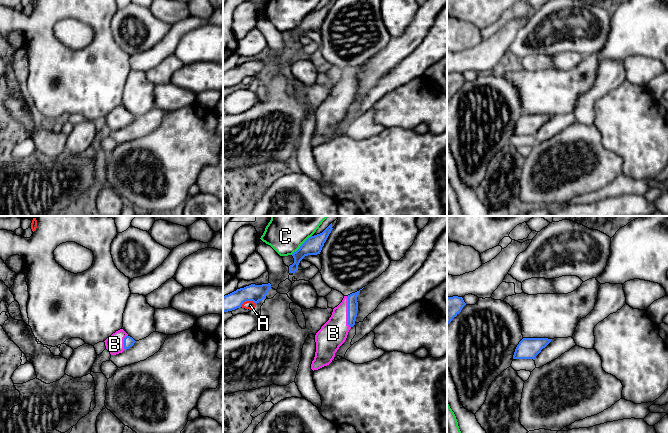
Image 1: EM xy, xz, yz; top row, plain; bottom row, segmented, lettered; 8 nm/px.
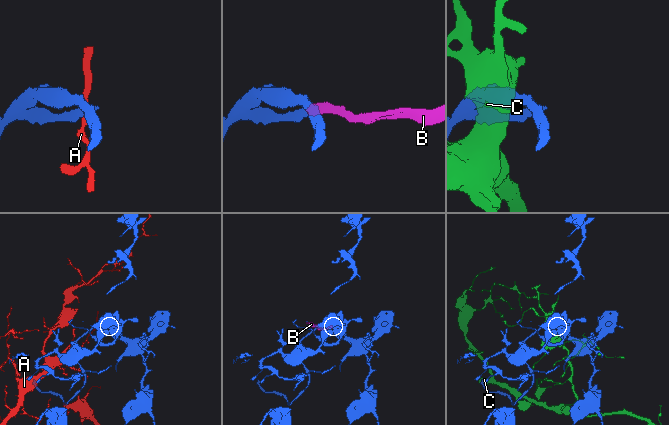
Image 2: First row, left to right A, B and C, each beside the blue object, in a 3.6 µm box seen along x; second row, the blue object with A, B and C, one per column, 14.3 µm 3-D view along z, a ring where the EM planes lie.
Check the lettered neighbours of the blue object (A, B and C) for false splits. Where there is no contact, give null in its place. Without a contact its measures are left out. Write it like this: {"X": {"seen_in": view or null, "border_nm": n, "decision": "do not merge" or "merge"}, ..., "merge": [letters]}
{"A": {"seen_in": "xz", "border_nm": 140, "decision": "do not merge"}, "B": {"seen_in": "xz", "border_nm": 260, "decision": "merge"}, "C": {"seen_in": "xz", "border_nm": 220, "decision": "do not merge"}, "merge": ["B"]}

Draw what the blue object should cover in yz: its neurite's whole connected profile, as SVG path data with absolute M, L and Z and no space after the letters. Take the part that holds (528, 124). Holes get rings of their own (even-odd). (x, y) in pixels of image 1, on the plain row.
M523 114L517 121L513 135L535 135L552 115L548 114Z

